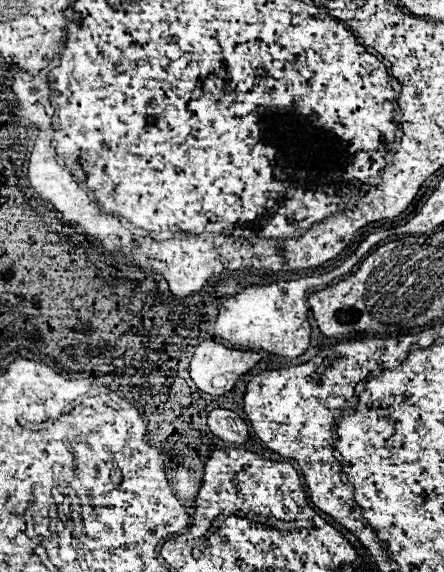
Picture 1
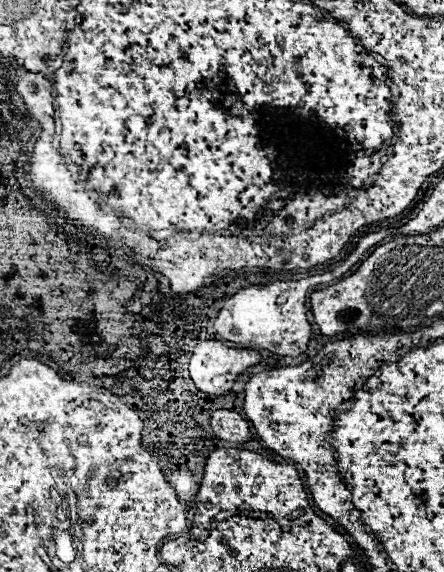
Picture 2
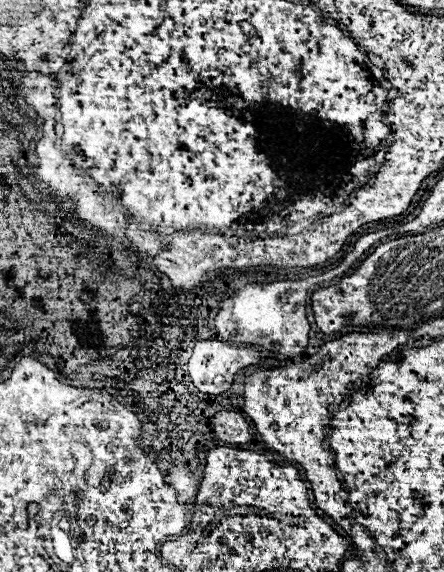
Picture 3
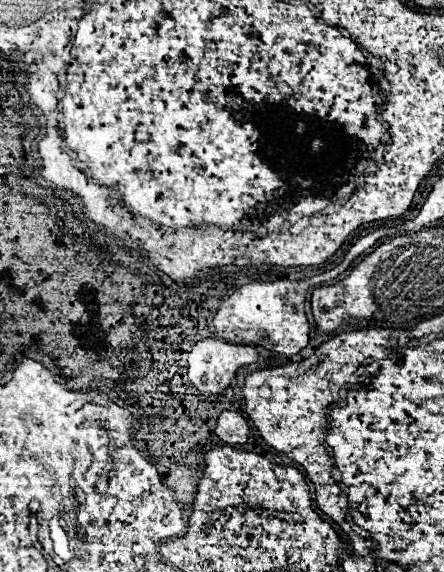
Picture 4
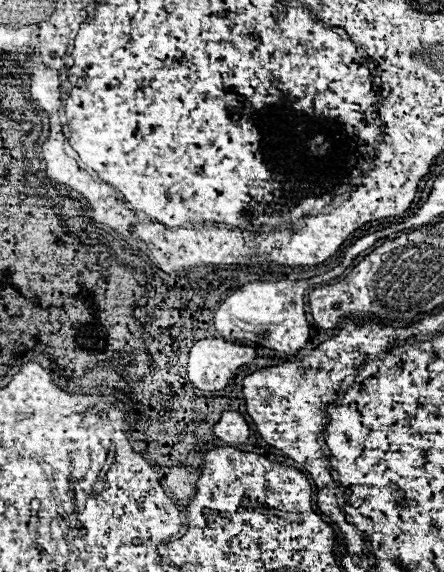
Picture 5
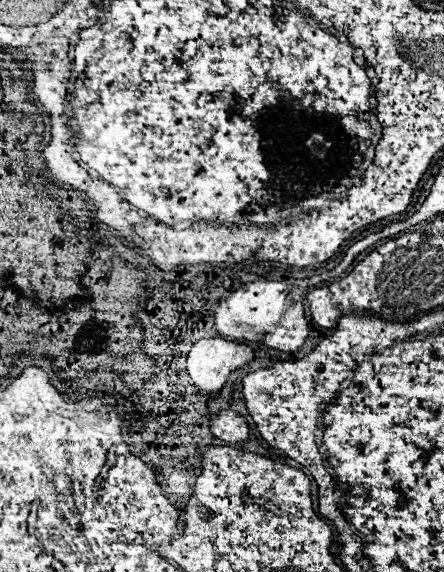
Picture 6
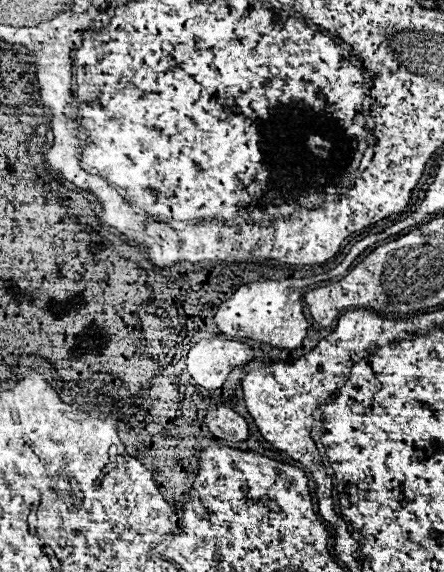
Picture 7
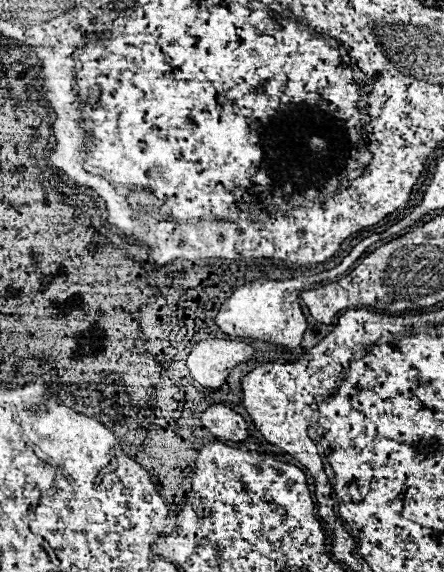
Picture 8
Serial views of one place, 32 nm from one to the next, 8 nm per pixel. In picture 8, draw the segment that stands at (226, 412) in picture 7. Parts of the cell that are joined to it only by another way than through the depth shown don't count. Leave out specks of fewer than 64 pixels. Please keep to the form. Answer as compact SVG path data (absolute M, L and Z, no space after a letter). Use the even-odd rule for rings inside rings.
M224 404L208 406L202 412L202 424L220 440L242 442L248 438L248 424L244 418Z

